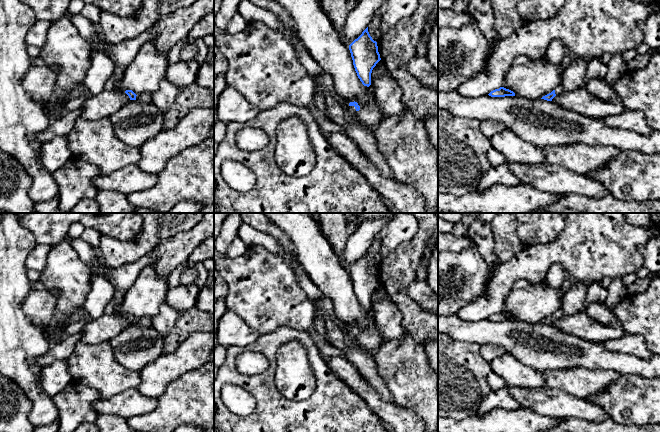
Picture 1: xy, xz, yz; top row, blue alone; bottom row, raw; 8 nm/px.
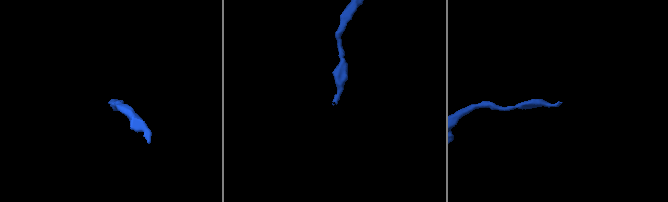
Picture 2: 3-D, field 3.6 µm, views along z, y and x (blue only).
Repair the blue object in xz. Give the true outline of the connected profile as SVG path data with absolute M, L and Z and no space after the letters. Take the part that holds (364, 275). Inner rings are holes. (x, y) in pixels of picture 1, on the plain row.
M368 251L350 269L349 274L358 302L364 310L371 309L371 297L381 284L377 266L372 263Z

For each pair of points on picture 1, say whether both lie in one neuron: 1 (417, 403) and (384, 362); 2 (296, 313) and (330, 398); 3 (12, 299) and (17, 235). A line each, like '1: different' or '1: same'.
1: same
2: different
3: same

